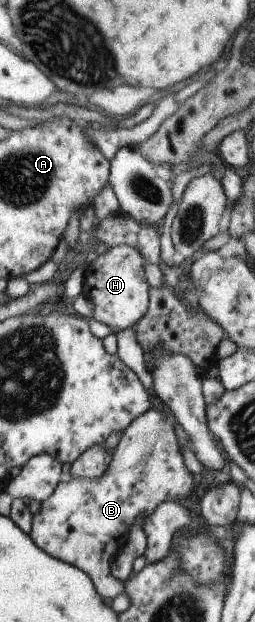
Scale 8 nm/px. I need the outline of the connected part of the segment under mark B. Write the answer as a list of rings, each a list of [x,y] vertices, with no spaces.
[[[150,406],[144,414],[135,418],[129,426],[122,431],[121,438],[119,438],[117,446],[115,446],[112,455],[109,456],[110,462],[104,474],[101,474],[99,477],[94,477],[93,479],[82,477],[71,477],[70,479],[66,477],[66,479],[61,479],[57,484],[57,487],[52,491],[52,494],[44,502],[40,503],[39,511],[35,513],[34,516],[32,514],[28,538],[42,552],[54,557],[56,560],[75,566],[80,572],[83,572],[89,578],[89,581],[92,583],[93,589],[97,592],[97,595],[103,599],[112,600],[124,590],[123,583],[111,576],[110,565],[116,557],[118,550],[126,544],[128,533],[131,526],[133,526],[133,522],[135,522],[137,518],[141,518],[142,521],[147,519],[163,502],[181,502],[181,500],[185,500],[185,498],[190,500],[190,497],[193,496],[195,477],[187,471],[185,464],[183,464],[183,458],[177,444],[179,440],[176,438],[175,432],[173,432],[173,426],[171,423],[174,418],[167,408],[166,410],[168,411],[168,414],[163,415],[161,412],[154,410]]]

